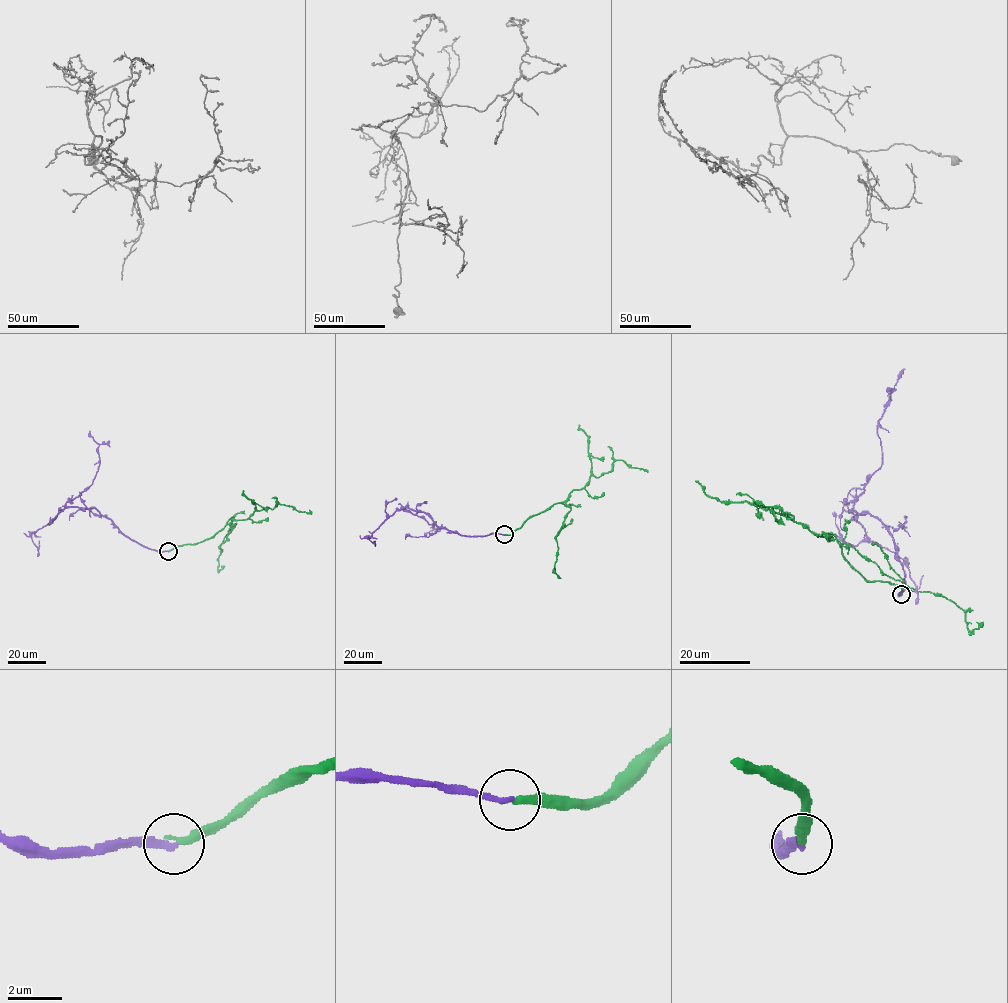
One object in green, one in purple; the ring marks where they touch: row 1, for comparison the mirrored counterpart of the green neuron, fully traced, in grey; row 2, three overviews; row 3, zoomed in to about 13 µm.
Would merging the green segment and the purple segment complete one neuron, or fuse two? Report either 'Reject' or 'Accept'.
Reject

